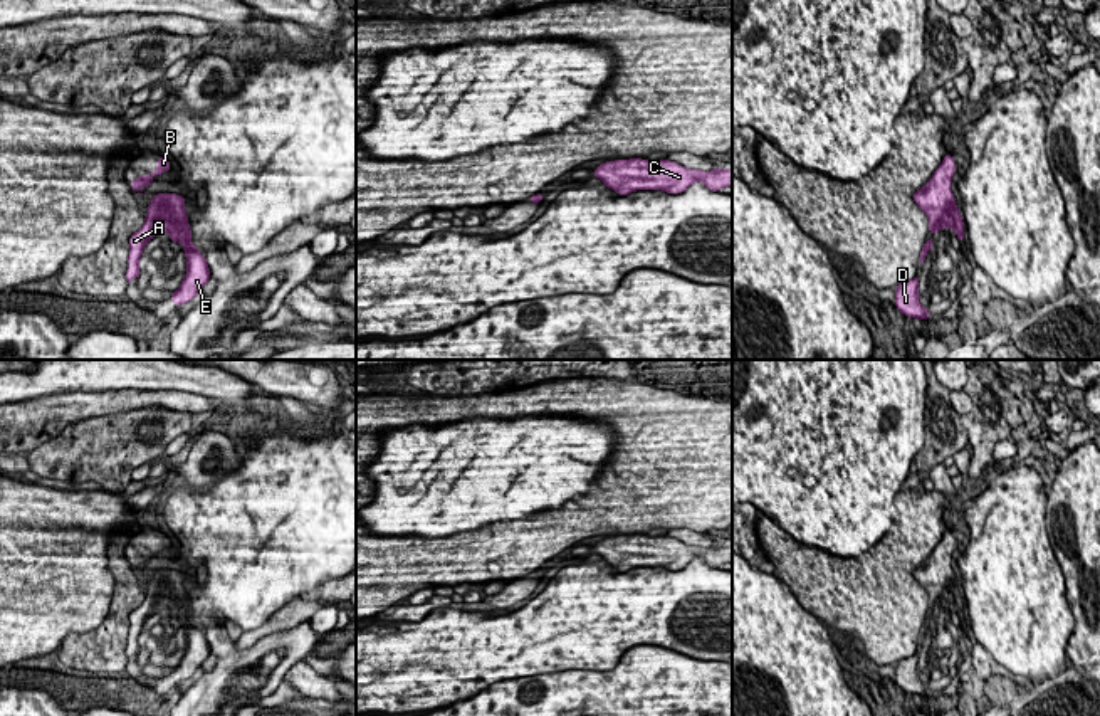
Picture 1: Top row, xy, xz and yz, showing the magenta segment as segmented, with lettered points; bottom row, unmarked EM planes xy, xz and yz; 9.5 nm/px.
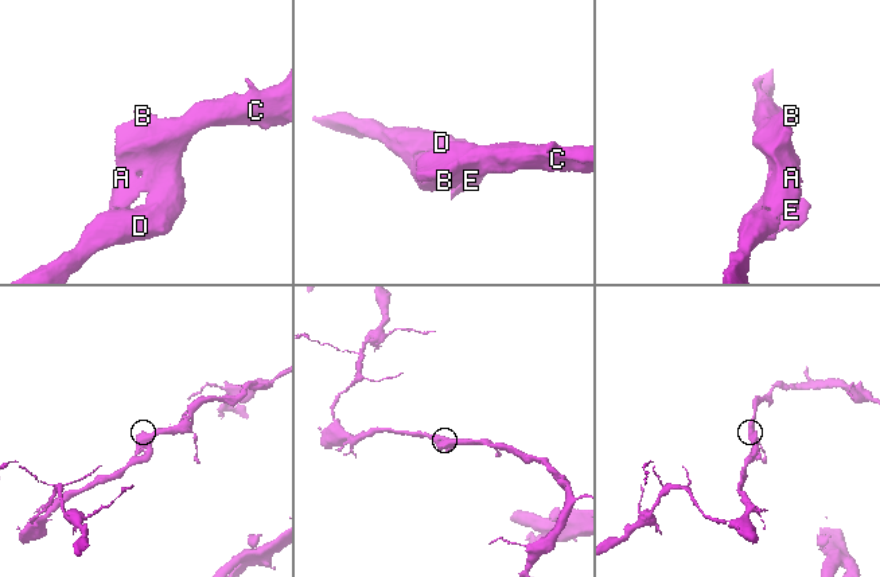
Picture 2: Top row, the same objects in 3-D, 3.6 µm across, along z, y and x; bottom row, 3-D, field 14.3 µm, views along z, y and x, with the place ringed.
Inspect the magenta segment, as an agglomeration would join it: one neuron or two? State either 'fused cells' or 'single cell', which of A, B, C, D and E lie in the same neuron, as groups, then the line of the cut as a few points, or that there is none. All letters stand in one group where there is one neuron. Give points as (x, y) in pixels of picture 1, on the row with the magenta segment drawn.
single cell | A B C D E | no cut

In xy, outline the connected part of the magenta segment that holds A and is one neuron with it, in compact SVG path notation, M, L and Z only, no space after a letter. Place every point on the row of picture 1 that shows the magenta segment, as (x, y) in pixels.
M158 193L153 197L143 227L129 237L126 269L126 279L129 284L131 279L138 279L139 276L138 262L146 242L156 235L156 229L163 229L171 242L180 242L183 245L188 267L180 287L170 294L175 301L175 308L191 301L210 279L207 259L190 240L191 230L188 213L185 212L185 202L186 198L176 193Z

